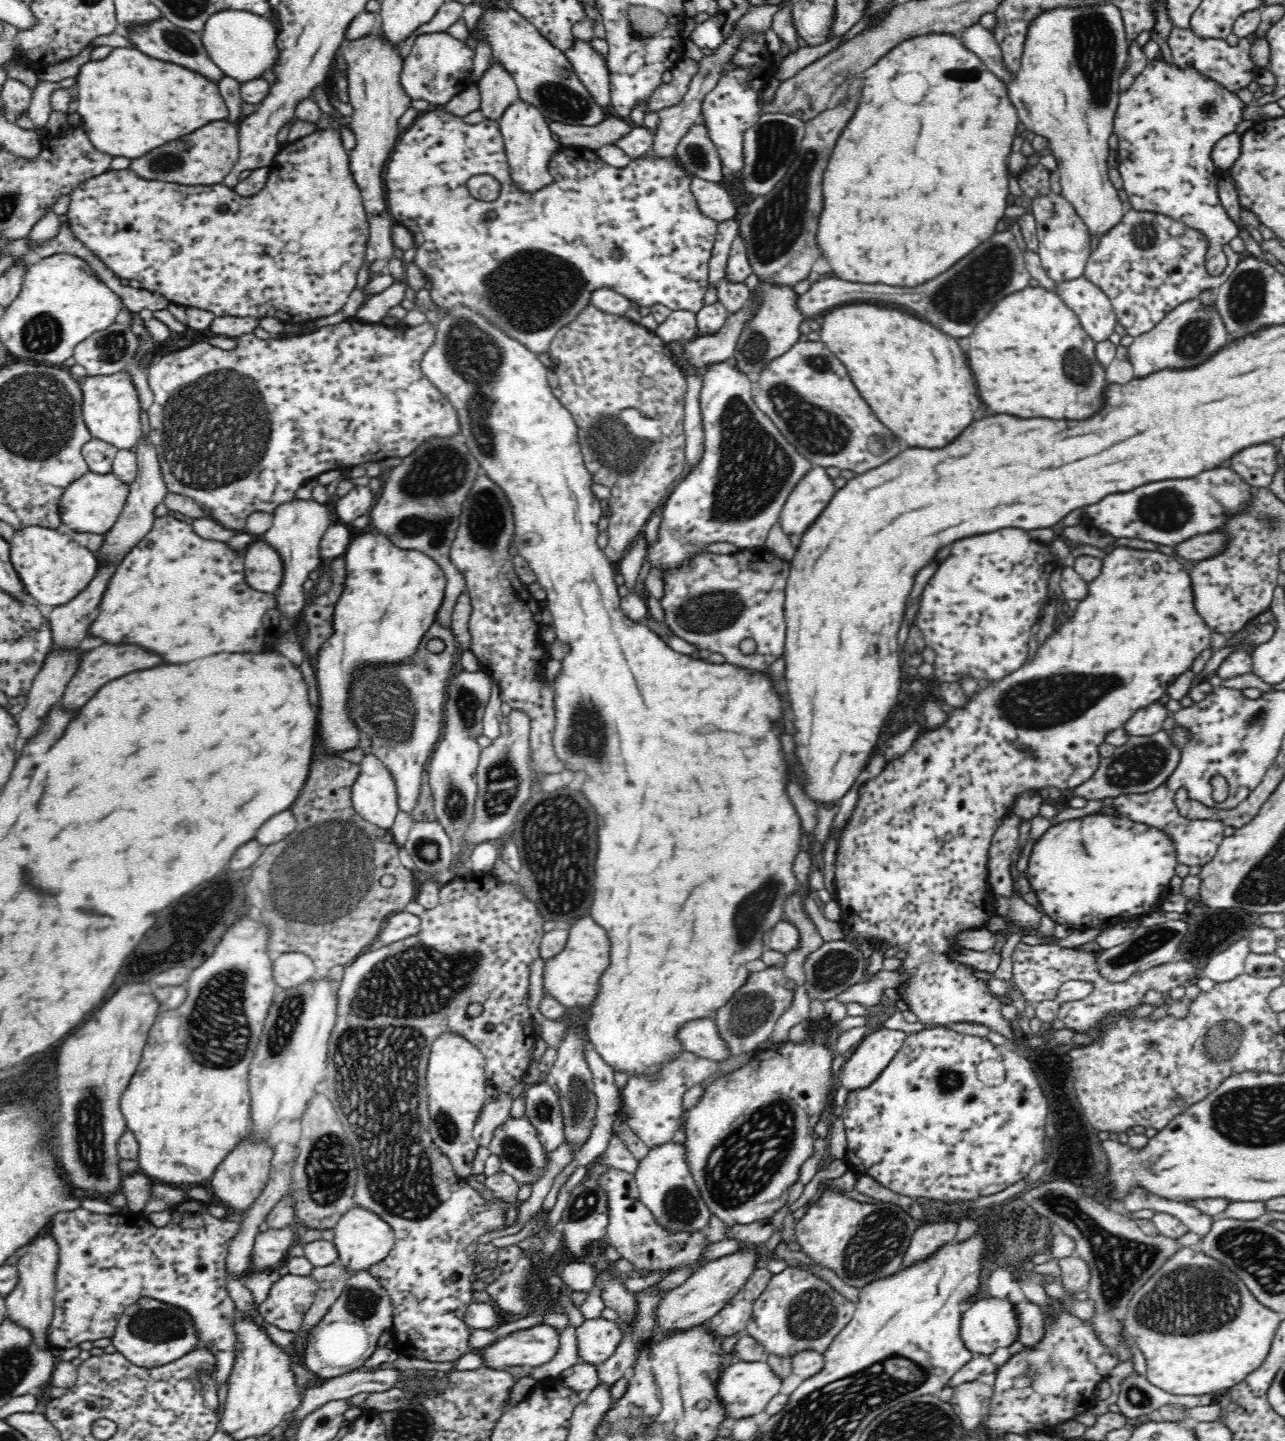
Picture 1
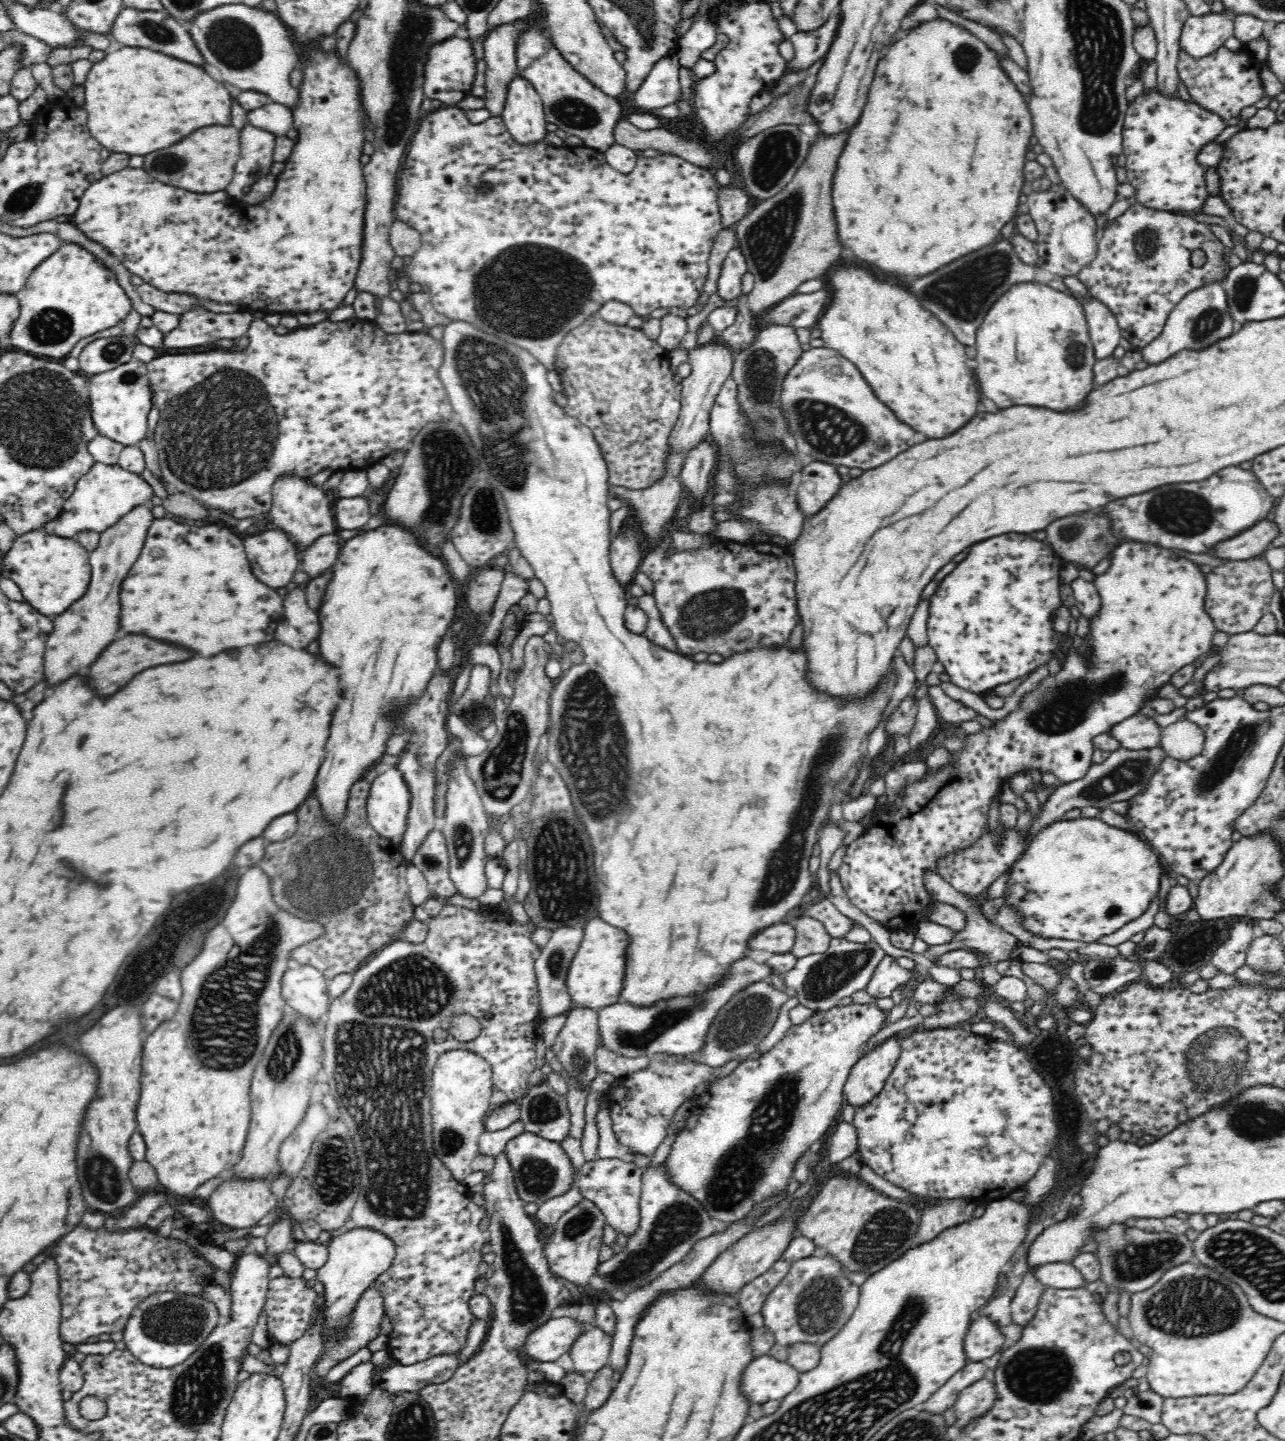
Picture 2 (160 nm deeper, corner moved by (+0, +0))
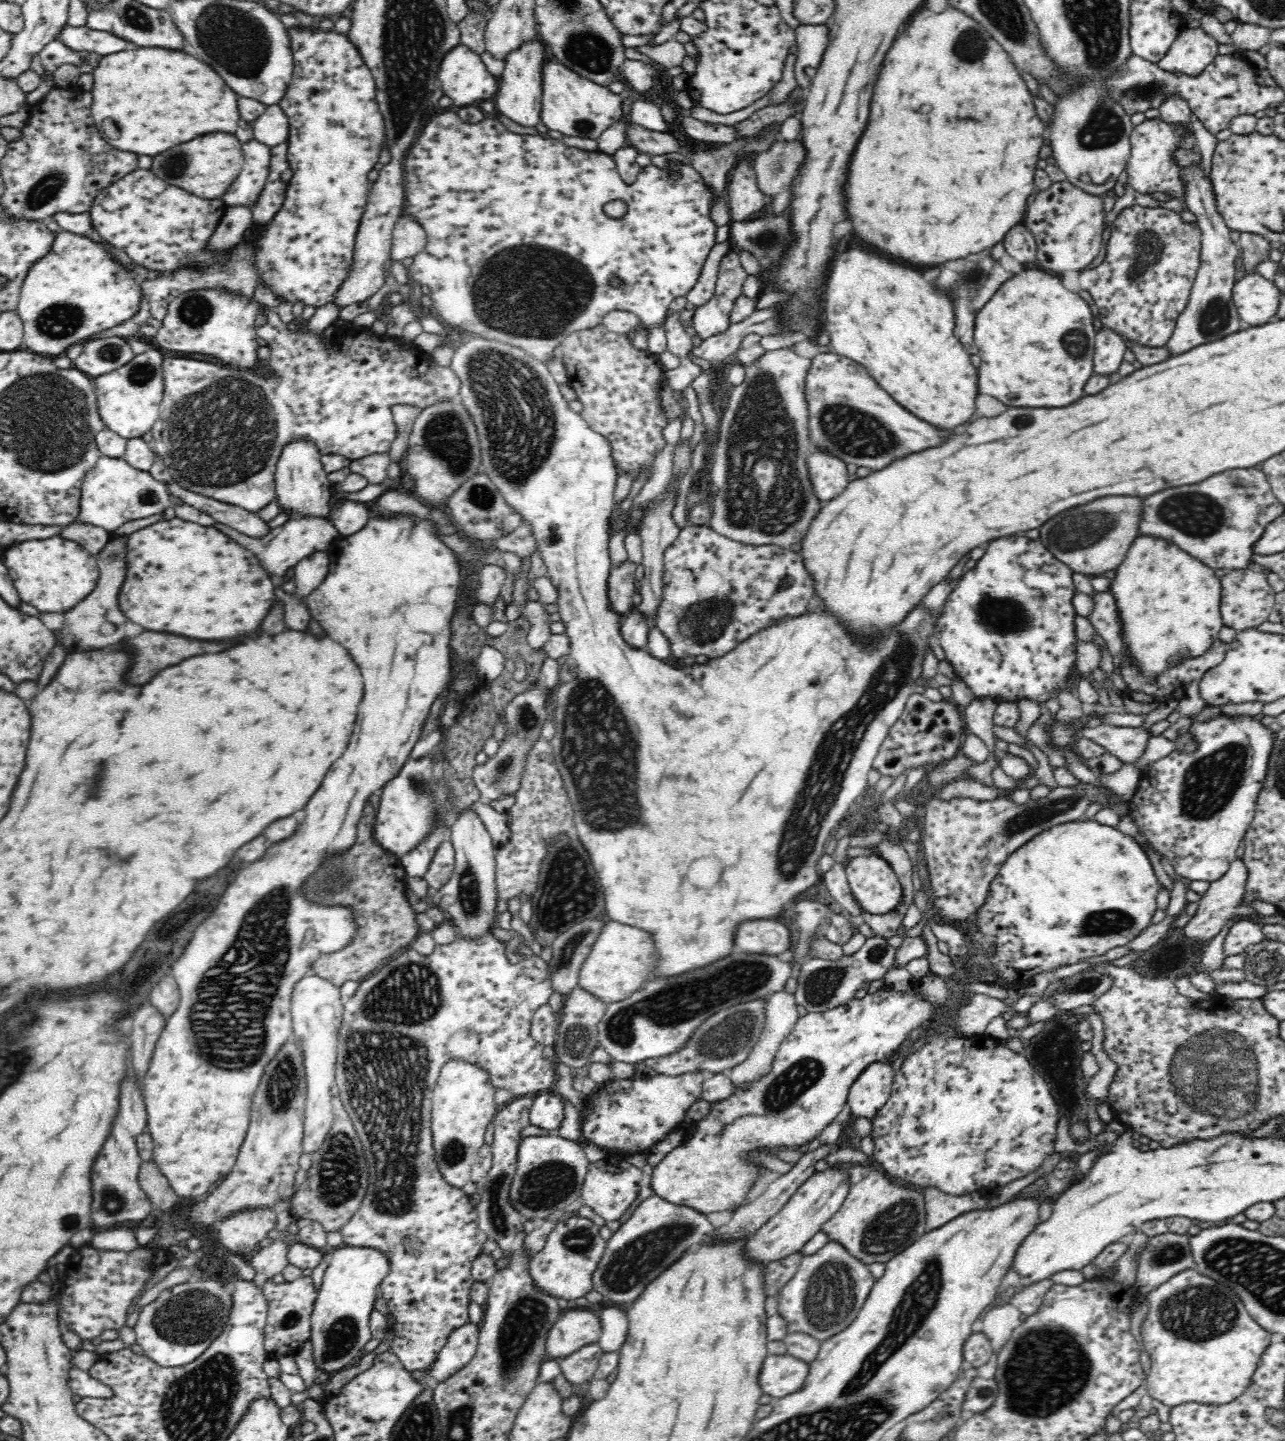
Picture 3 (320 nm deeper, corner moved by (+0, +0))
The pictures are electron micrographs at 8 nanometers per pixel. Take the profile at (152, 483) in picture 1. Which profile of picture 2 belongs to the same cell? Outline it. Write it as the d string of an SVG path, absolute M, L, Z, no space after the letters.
M152 506L131 510L116 524L101 532L98 546L89 552L91 581L88 590L82 598L70 604L68 610L56 616L53 632L46 643L43 666L48 688L90 666L110 642L124 636L120 630L120 586L138 560L148 528L154 520Z

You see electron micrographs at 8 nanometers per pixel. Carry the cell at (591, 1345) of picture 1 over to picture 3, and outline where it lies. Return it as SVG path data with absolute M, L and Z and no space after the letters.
M599 1343L583 1346L580 1350L558 1359L561 1374L572 1386L580 1385L586 1388L588 1381L597 1372L600 1356L604 1353Z

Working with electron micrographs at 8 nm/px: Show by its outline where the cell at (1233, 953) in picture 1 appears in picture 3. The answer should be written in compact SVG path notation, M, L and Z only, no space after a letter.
M1239 918L1230 928L1224 942L1225 956L1242 954L1251 944L1265 939L1262 926L1250 918Z

